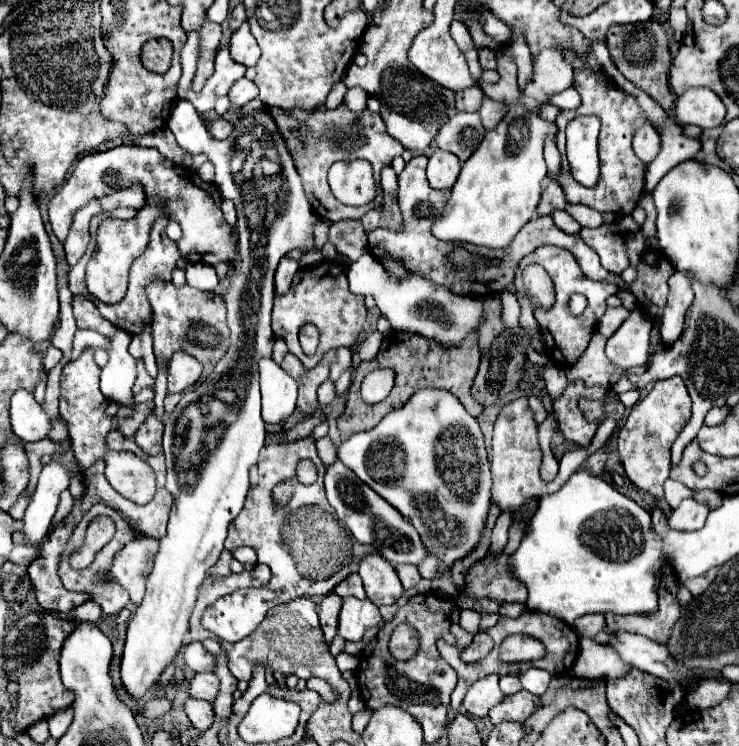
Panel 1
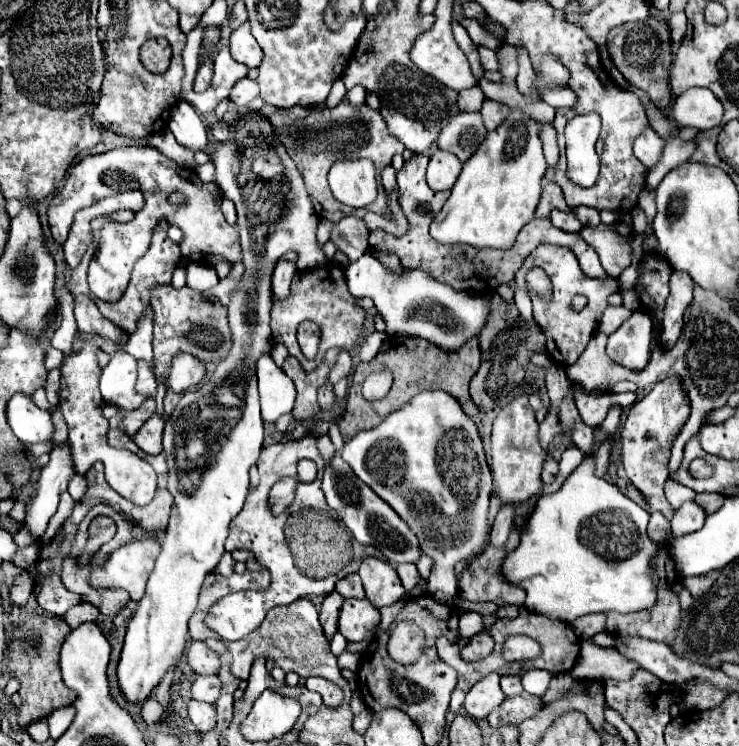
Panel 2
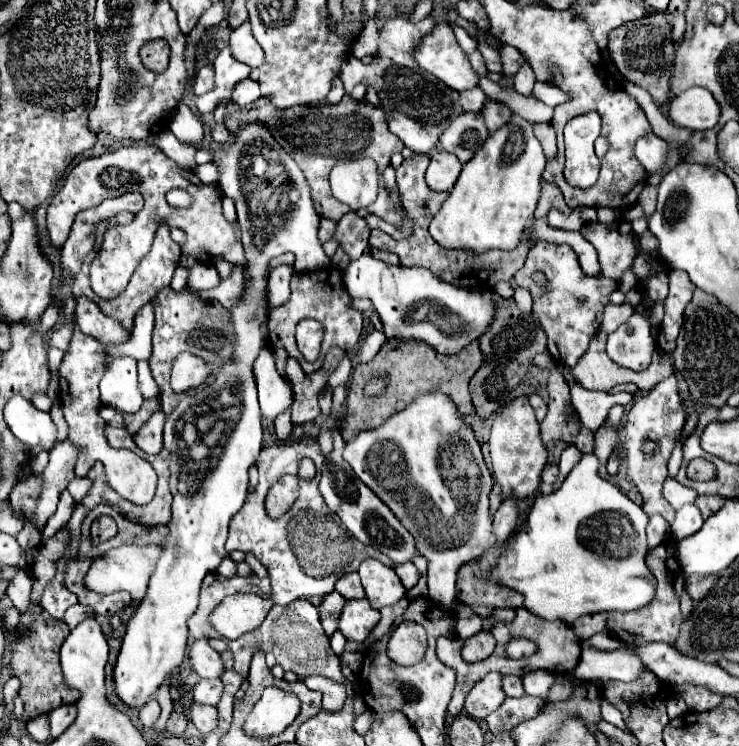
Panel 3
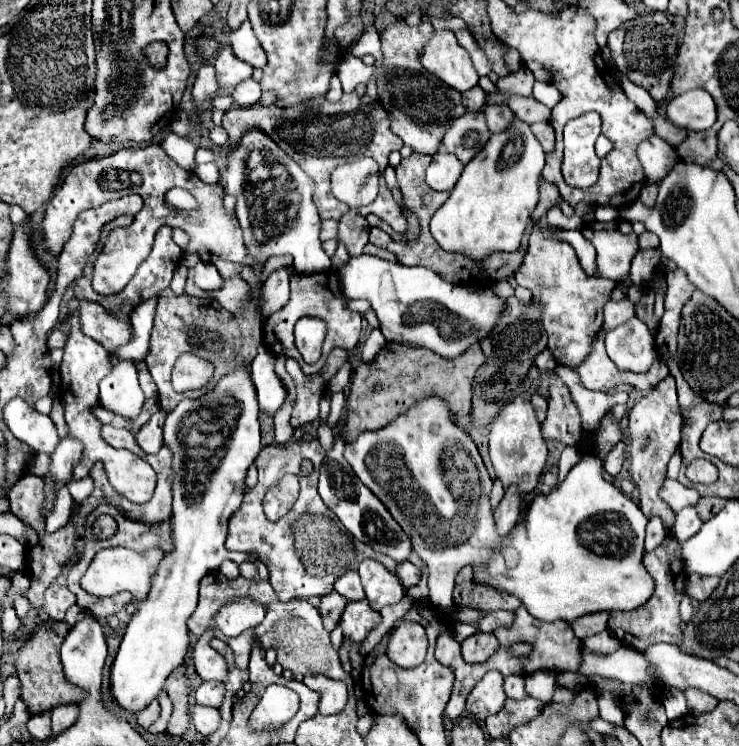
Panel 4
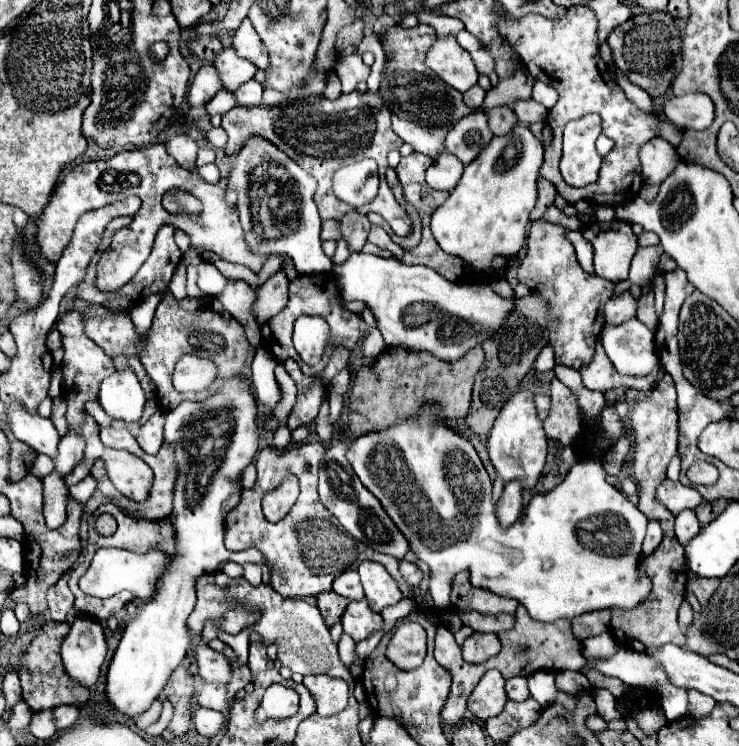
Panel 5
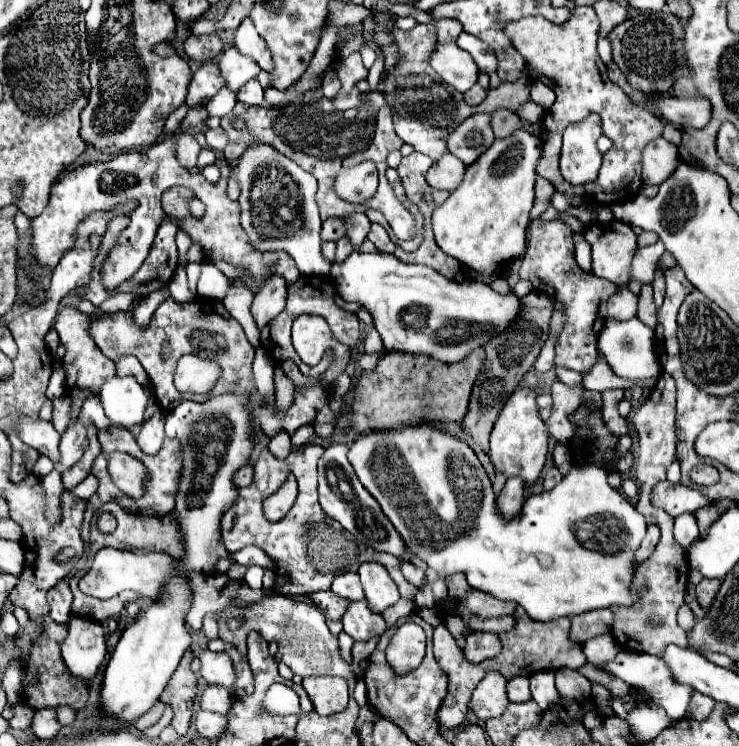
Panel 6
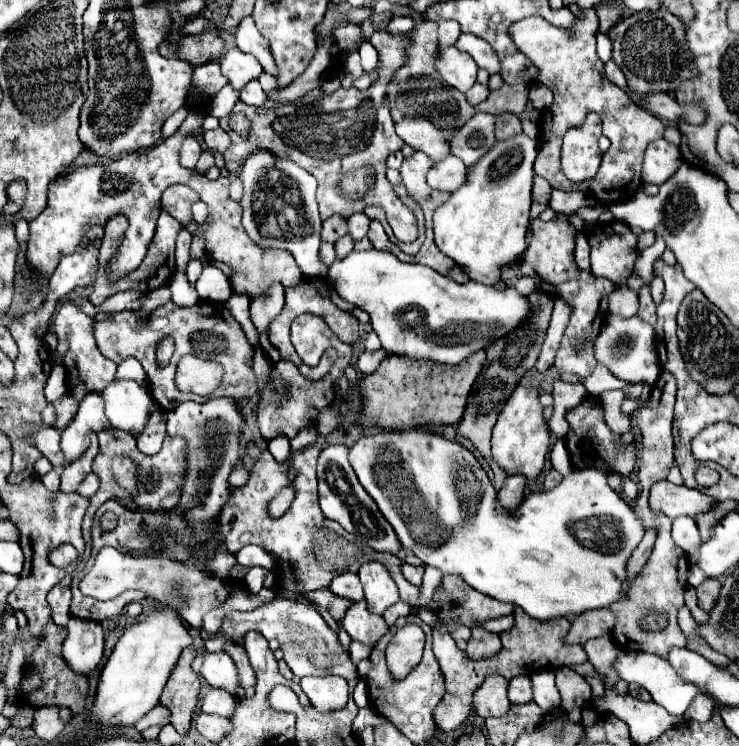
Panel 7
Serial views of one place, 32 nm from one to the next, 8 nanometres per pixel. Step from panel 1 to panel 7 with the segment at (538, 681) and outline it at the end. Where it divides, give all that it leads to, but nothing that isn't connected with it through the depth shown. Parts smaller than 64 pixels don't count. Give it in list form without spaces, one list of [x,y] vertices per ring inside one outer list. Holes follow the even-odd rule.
[[[543,668],[532,674],[532,688],[534,688],[534,702],[545,714],[560,706],[561,696],[556,688],[555,671]]]

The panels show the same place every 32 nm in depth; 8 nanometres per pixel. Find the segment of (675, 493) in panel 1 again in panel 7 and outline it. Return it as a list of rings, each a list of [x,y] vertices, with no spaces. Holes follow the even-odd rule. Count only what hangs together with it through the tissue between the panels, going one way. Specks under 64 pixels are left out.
[[[668,480],[656,482],[650,488],[648,504],[654,512],[664,512],[668,518],[680,518],[680,516],[692,516],[710,512],[716,500],[712,496],[702,494],[700,490],[692,490],[688,486],[676,486]]]

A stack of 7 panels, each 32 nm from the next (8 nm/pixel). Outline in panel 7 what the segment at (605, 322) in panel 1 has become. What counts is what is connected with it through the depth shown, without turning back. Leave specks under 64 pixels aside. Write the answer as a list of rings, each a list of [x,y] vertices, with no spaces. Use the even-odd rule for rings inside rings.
[[[616,286],[616,290],[610,296],[610,312],[620,314],[624,318],[630,318],[638,312],[638,294],[630,290],[628,286]]]

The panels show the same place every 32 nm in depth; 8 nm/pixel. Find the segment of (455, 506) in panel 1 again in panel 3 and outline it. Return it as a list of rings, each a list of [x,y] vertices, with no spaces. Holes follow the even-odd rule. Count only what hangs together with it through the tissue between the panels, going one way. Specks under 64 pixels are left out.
[[[440,392],[418,396],[406,410],[394,414],[380,428],[364,430],[352,442],[348,442],[346,448],[344,448],[344,460],[352,466],[356,476],[394,512],[394,516],[408,528],[408,532],[412,532],[412,536],[416,540],[416,548],[418,548],[416,552],[428,560],[428,574],[434,576],[434,580],[428,580],[428,590],[430,590],[428,598],[434,604],[450,604],[454,600],[454,578],[456,578],[456,572],[460,570],[460,566],[464,566],[468,562],[474,562],[474,560],[480,560],[488,552],[490,546],[500,546],[496,542],[496,536],[494,536],[494,530],[492,530],[492,518],[490,518],[490,510],[488,510],[488,494],[492,490],[492,476],[490,476],[490,472],[488,472],[488,468],[484,464],[484,458],[482,458],[482,452],[480,452],[480,444],[474,438],[474,432],[462,422],[462,416],[460,416],[460,412],[456,412],[456,406],[452,404],[452,400],[448,400],[448,396],[444,396]]]

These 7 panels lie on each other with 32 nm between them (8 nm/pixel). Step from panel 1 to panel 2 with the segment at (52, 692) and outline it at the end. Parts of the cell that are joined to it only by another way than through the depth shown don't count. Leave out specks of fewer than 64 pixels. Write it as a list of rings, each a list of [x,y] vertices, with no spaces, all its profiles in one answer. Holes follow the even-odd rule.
[[[32,616],[24,624],[14,626],[8,638],[8,670],[10,676],[20,680],[22,708],[18,712],[18,724],[26,728],[30,722],[50,716],[56,708],[70,706],[76,700],[76,692],[66,688],[60,674],[60,646],[70,634],[70,626],[56,616]]]

